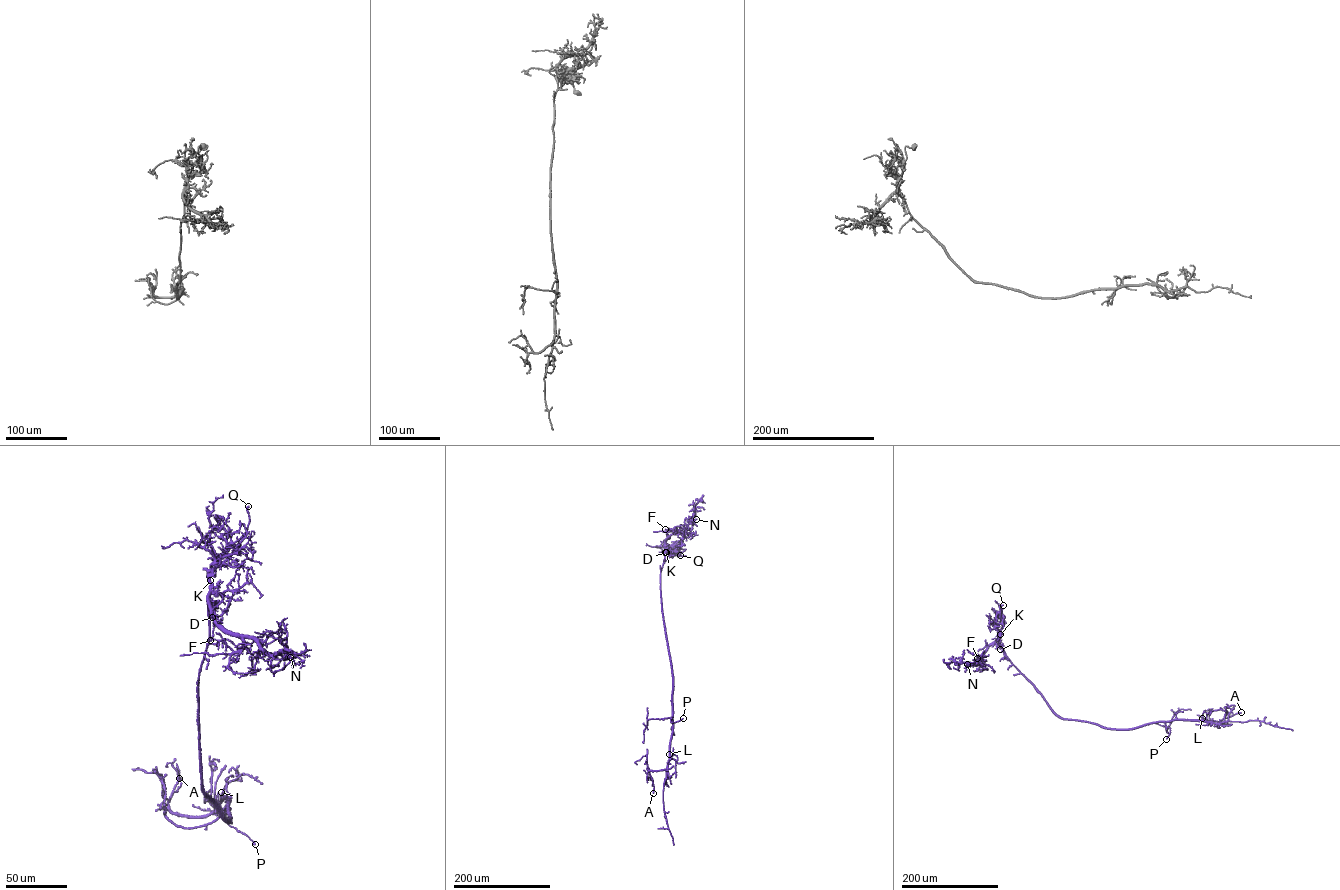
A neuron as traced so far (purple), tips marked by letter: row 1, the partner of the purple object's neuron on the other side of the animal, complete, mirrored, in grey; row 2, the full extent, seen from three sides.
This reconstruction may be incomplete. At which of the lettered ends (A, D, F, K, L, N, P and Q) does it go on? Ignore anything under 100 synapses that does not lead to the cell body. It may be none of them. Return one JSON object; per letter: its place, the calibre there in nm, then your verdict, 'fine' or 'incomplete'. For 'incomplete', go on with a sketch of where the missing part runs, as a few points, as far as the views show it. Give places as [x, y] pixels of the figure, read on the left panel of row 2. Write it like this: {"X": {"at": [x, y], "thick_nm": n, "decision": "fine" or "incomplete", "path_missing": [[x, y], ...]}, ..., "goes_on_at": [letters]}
{"A": {"at": [179, 778], "thick_nm": 550, "decision": "fine"}, "D": {"at": [212, 617], "thick_nm": 120, "decision": "fine"}, "F": {"at": [210, 640], "thick_nm": 130, "decision": "fine"}, "K": {"at": [210, 580], "thick_nm": 180, "decision": "fine"}, "L": {"at": [221, 792], "thick_nm": 140, "decision": "fine"}, "N": {"at": [290, 657], "thick_nm": 160, "decision": "fine"}, "P": {"at": [255, 844], "thick_nm": 550, "decision": "fine"}, "Q": {"at": [248, 506], "thick_nm": 360, "decision": "incomplete", "path_missing": [[248, 506], [234, 500], [238, 499]]}, "goes_on_at": ["Q"]}

